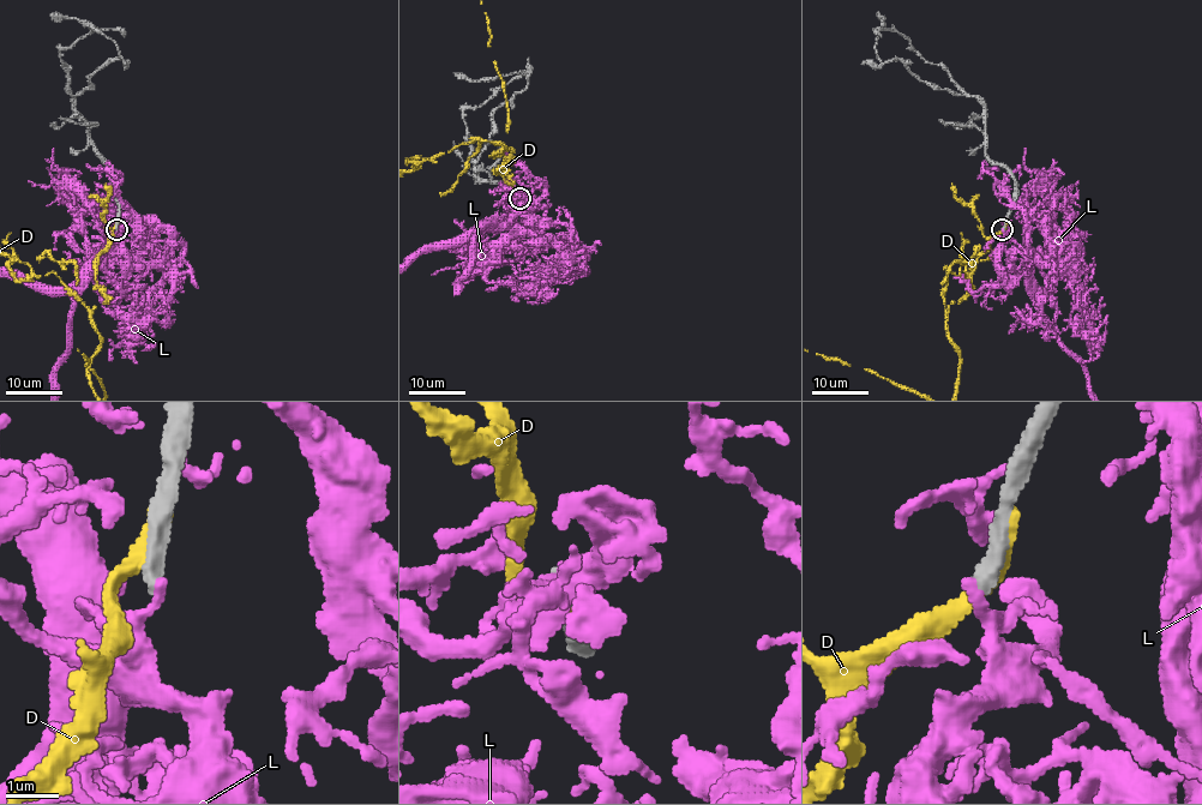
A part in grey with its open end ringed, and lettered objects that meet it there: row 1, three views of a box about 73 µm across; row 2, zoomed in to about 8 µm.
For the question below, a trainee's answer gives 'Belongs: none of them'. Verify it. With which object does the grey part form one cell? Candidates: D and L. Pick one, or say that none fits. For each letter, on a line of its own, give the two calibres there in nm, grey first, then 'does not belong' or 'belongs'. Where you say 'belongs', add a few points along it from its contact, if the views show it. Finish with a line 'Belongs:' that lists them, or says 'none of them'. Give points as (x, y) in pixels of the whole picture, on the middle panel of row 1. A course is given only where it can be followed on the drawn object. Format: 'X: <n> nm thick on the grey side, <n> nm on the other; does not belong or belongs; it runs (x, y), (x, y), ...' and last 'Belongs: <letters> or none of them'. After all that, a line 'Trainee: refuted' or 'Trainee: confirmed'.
D: 440 nm thick on the grey side, 400 nm on the other; does not belong
L: 340 nm thick on the grey side, 240 nm on the other; does not belong
Belongs: none of them
Trainee: confirmed

